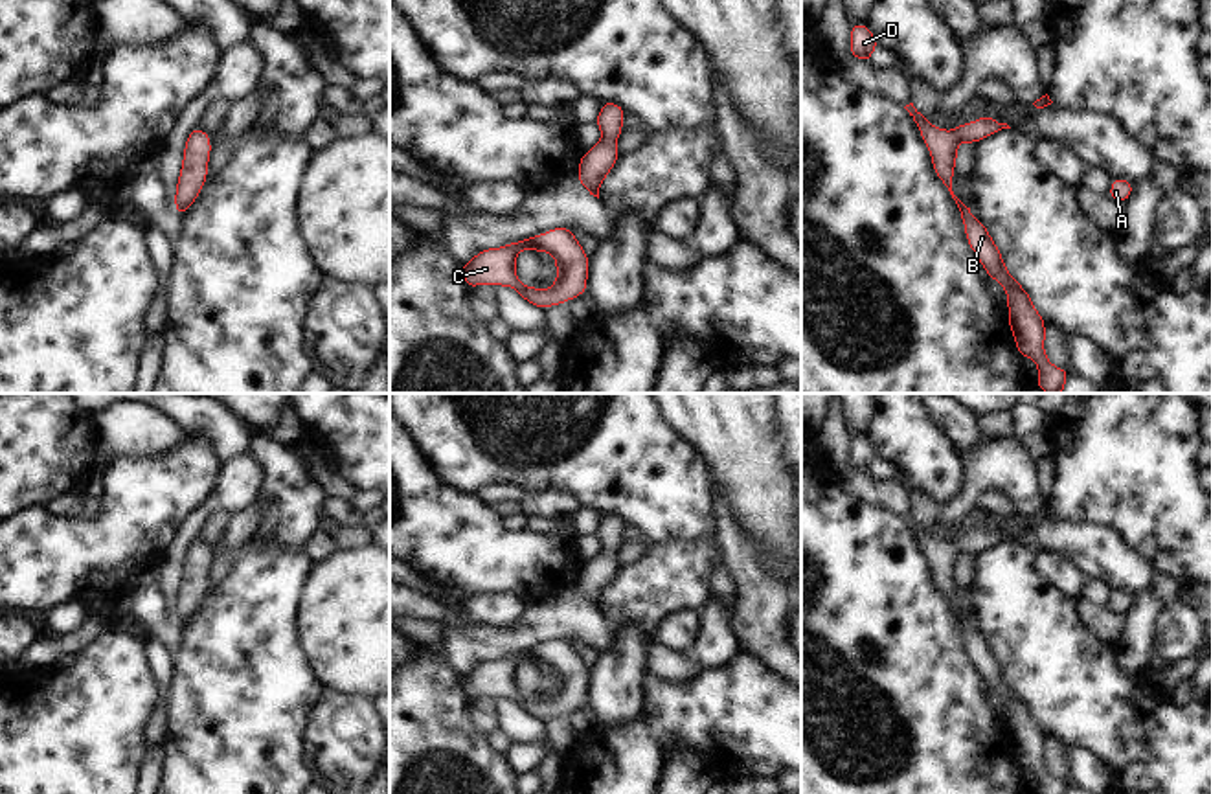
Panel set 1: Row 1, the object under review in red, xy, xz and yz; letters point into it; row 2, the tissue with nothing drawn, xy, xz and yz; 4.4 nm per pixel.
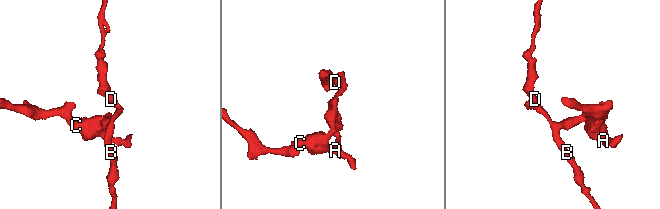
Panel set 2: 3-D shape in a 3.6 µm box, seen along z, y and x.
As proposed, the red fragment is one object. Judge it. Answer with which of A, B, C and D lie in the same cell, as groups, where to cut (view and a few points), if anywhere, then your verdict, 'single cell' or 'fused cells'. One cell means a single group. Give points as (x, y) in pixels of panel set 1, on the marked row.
A B C D; no cut; single cell

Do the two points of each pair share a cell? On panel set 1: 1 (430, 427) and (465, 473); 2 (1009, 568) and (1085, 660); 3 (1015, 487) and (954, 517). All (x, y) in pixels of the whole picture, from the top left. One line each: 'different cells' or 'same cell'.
1: same cell
2: same cell
3: same cell

